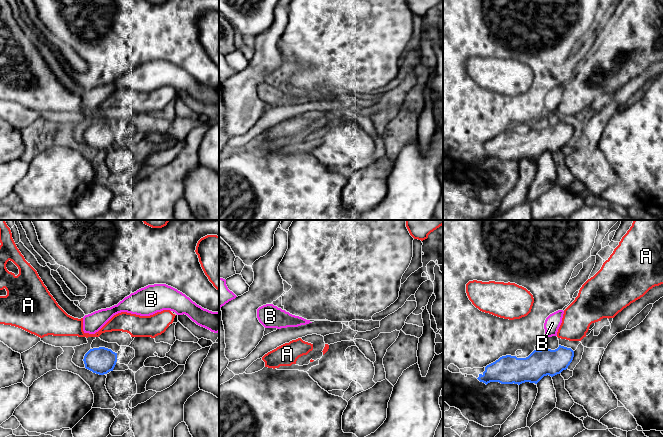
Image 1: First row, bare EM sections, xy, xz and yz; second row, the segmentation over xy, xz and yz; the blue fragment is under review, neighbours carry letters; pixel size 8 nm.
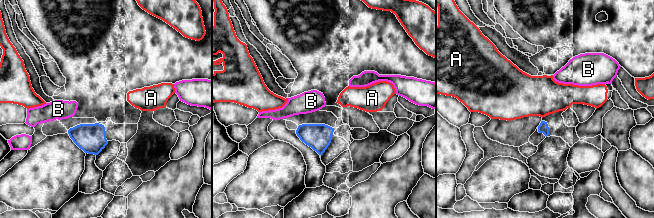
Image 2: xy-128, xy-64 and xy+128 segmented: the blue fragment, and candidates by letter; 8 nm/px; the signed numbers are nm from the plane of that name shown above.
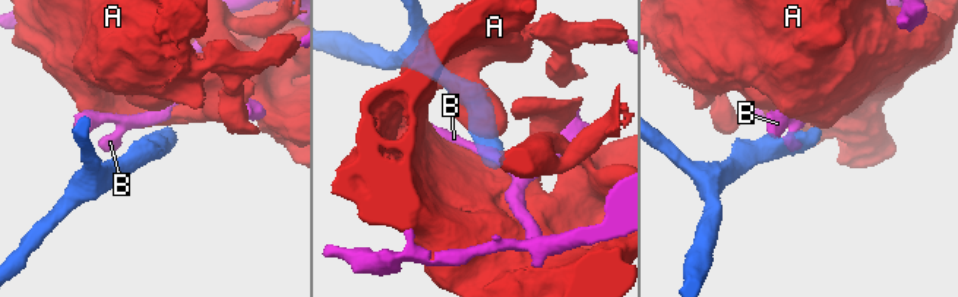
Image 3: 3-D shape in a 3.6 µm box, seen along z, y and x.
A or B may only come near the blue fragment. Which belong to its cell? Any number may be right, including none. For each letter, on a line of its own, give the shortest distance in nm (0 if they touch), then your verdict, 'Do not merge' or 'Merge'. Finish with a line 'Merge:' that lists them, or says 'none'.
A: Distance 60 nm. Do not merge
B: Distance 80 nm. Do not merge
Merge: none

